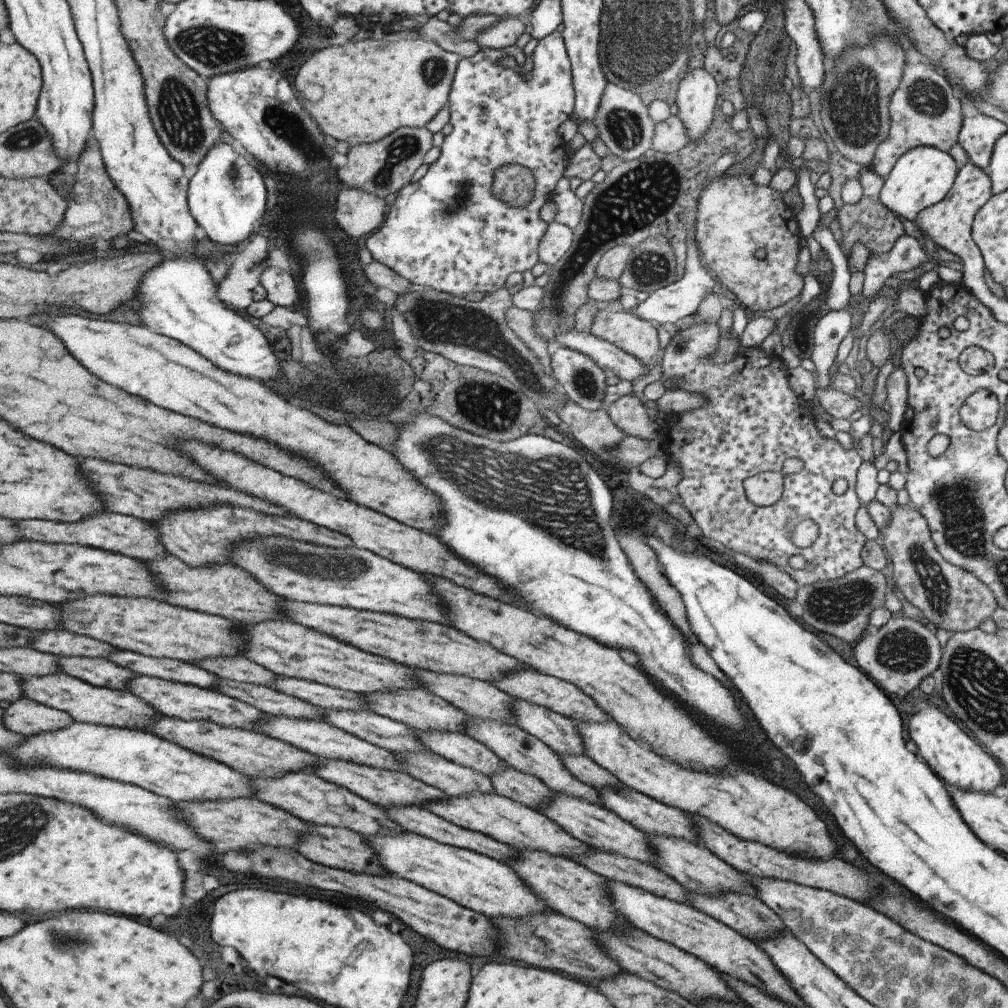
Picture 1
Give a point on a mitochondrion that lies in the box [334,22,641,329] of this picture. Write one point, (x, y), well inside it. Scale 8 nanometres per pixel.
(402, 148)

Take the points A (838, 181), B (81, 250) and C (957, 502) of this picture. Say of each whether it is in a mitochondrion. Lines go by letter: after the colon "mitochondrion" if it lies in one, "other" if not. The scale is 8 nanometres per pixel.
A: other
B: other
C: mitochondrion

